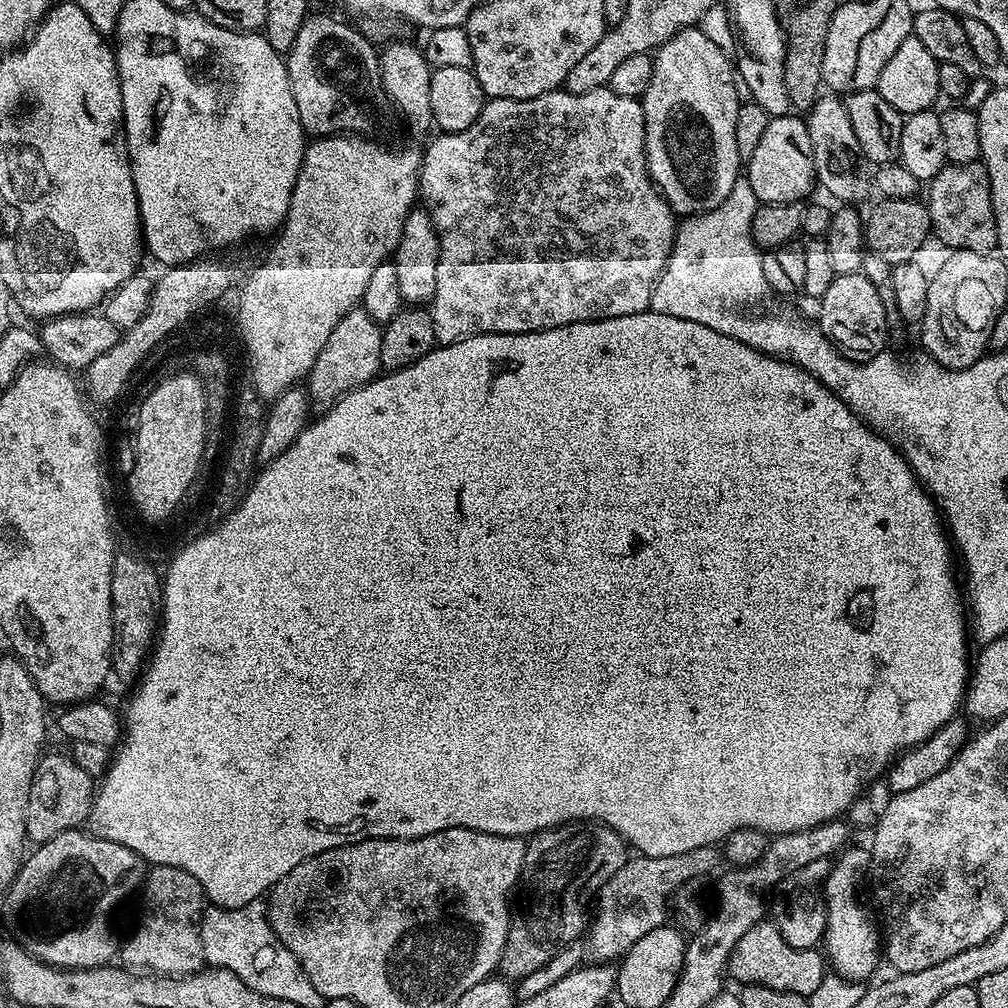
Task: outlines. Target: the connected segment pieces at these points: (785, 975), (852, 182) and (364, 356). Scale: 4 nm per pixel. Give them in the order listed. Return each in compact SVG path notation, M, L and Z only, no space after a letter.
M761 919L760 923L750 926L738 946L728 958L727 975L740 980L741 985L761 984L774 990L786 990L799 996L810 996L823 982L826 973L826 960L816 948L795 948L790 946L777 930L771 919Z
M834 94L817 97L814 108L807 113L805 124L810 134L819 187L822 186L830 195L840 200L839 203L859 204L872 192L872 174L858 138L855 137L843 99Z
M357 306L349 310L346 318L342 318L342 322L338 322L338 326L334 326L334 330L330 330L330 338L326 338L326 346L322 346L322 354L318 354L318 358L314 362L312 371L306 377L306 391L309 401L313 405L324 404L323 406L331 406L345 396L347 392L353 392L354 389L360 388L364 384L369 384L381 375L380 355L382 354L382 328L376 323L374 318L370 318L370 314L366 314L363 307Z

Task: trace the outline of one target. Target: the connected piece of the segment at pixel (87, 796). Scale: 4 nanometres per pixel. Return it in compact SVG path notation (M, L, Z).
M71 755L41 756L40 764L30 782L30 806L26 806L28 840L39 846L58 834L79 829L92 813L93 799L93 777L88 776L82 766L74 763Z

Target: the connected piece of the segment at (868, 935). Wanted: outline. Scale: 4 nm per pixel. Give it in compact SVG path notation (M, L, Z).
M845 847L835 857L833 868L824 880L822 899L827 929L824 931L822 948L833 973L847 980L864 982L875 970L876 963L882 960L882 940L878 935L877 925L868 921L867 914L860 909L860 904L856 901L856 883L863 878L864 872L866 876L870 852L867 847L852 847Z

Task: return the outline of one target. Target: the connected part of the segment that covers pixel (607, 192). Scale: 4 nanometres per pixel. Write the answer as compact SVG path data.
M607 86L586 94L557 90L525 100L489 99L474 126L466 126L466 130L461 132L445 132L437 137L437 140L429 142L428 149L423 149L418 173L419 199L432 220L436 235L440 237L438 286L430 305L437 345L453 344L471 336L485 336L488 332L538 332L651 309L652 291L672 253L678 217L648 177L644 105L639 99L614 94Z

